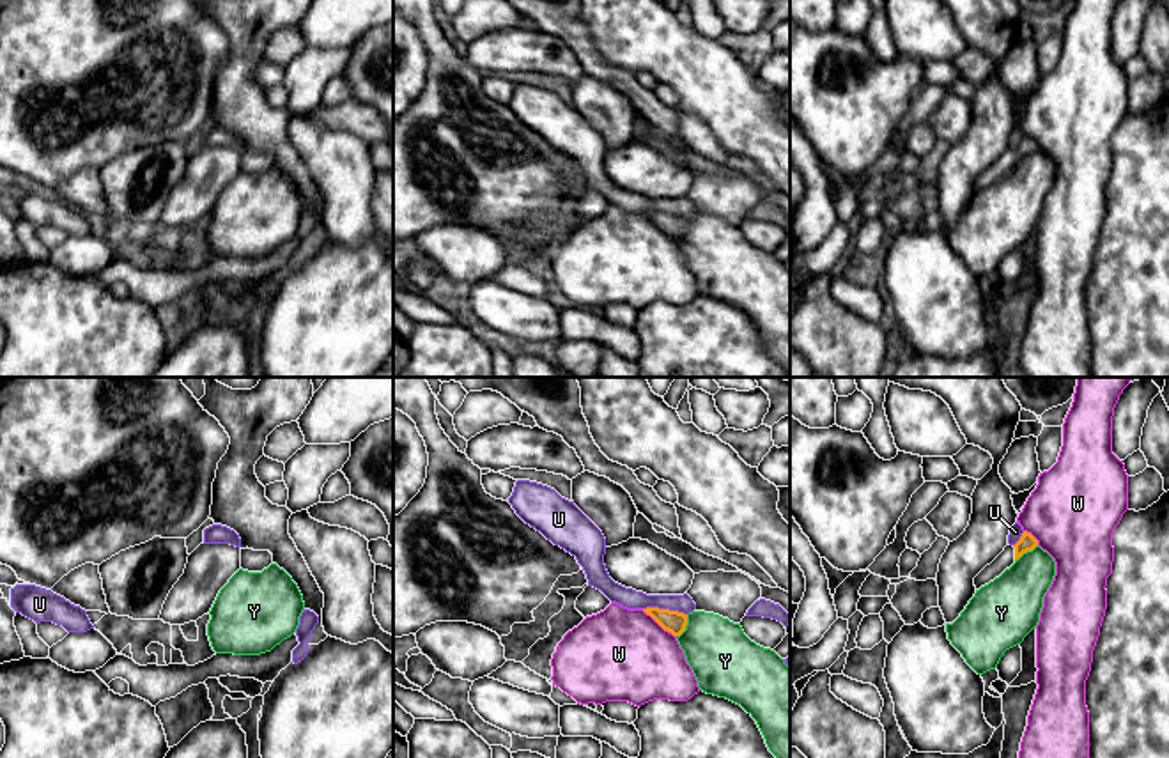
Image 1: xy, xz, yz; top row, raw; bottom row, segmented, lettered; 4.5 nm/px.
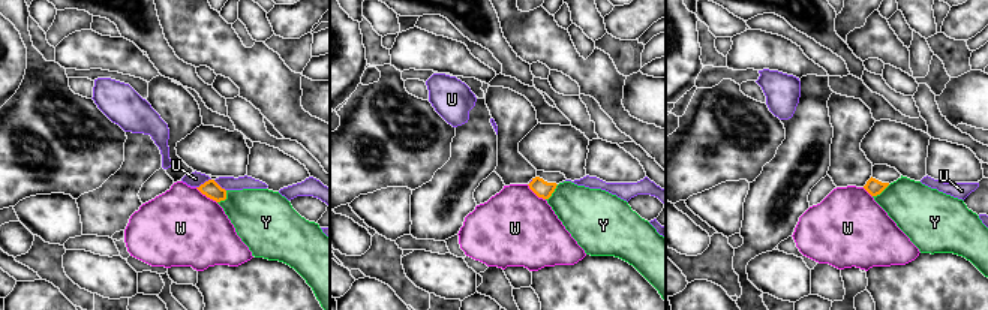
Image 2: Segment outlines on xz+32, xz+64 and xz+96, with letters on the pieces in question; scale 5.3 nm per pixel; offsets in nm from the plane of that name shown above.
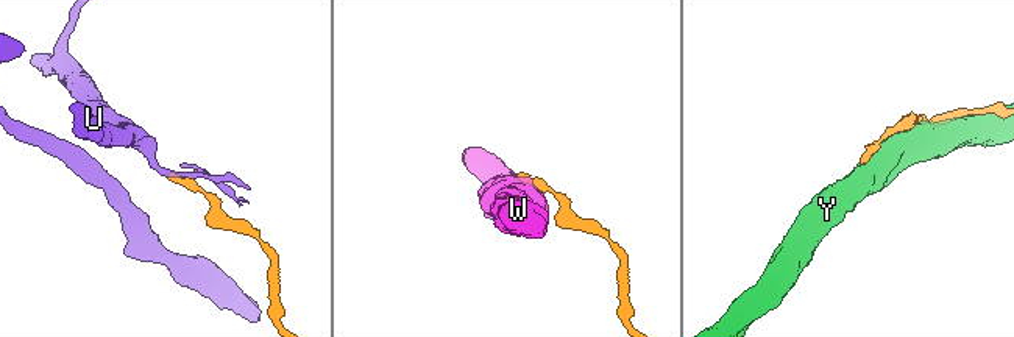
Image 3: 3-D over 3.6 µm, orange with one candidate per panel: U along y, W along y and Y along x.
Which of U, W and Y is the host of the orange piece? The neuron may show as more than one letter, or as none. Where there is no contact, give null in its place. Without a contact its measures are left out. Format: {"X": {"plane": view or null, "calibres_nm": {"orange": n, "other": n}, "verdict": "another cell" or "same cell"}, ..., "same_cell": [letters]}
{"U": {"plane": "xz", "calibres_nm": {"orange": 100, "other": 90}, "verdict": "another cell"}, "W": {"plane": "xz", "calibres_nm": {"orange": 100, "other": 420}, "verdict": "another cell"}, "Y": {"plane": "xz", "calibres_nm": {"orange": 100, "other": 300}, "verdict": "another cell"}, "same_cell": []}

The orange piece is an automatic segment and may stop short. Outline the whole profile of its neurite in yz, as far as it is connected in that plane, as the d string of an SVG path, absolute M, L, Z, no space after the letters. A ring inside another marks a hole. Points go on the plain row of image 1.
M1024 135L1020 143L1015 149L1006 149L1004 154L987 168L976 181L974 190L979 193L995 181L999 181L1006 172L1010 172L1024 156L1033 154L1038 149L1038 143Z

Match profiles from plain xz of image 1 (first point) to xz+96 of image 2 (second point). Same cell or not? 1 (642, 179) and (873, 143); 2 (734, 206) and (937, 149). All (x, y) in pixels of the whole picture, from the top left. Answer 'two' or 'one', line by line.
1: one
2: one

